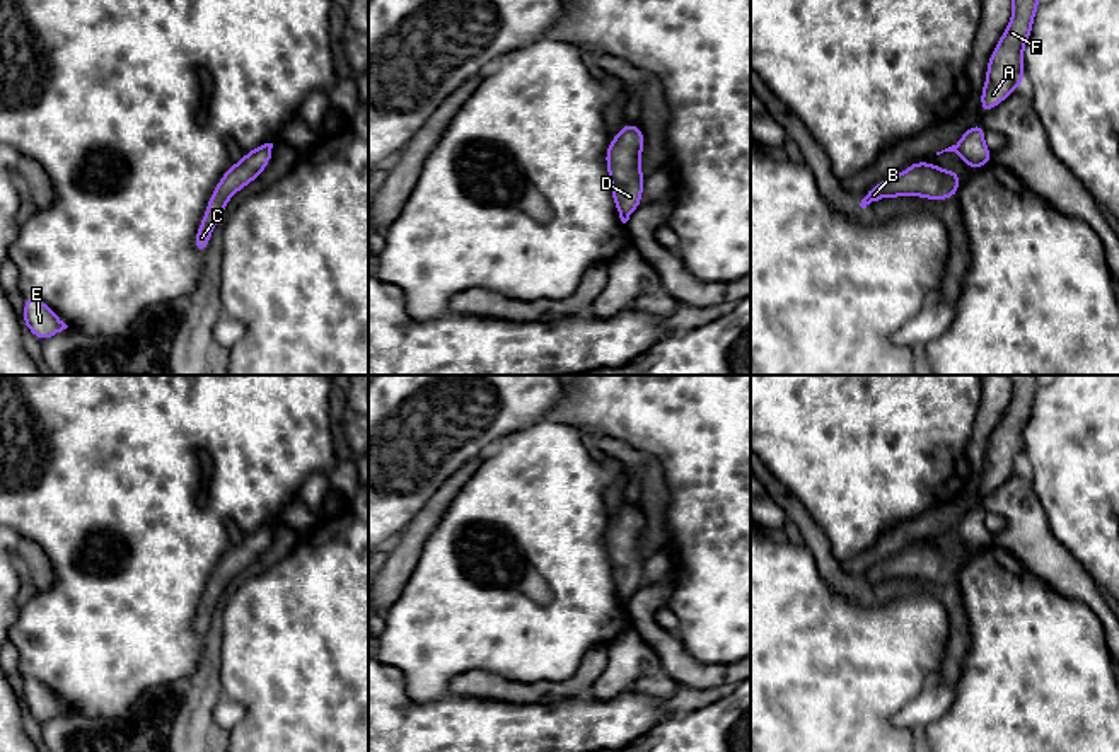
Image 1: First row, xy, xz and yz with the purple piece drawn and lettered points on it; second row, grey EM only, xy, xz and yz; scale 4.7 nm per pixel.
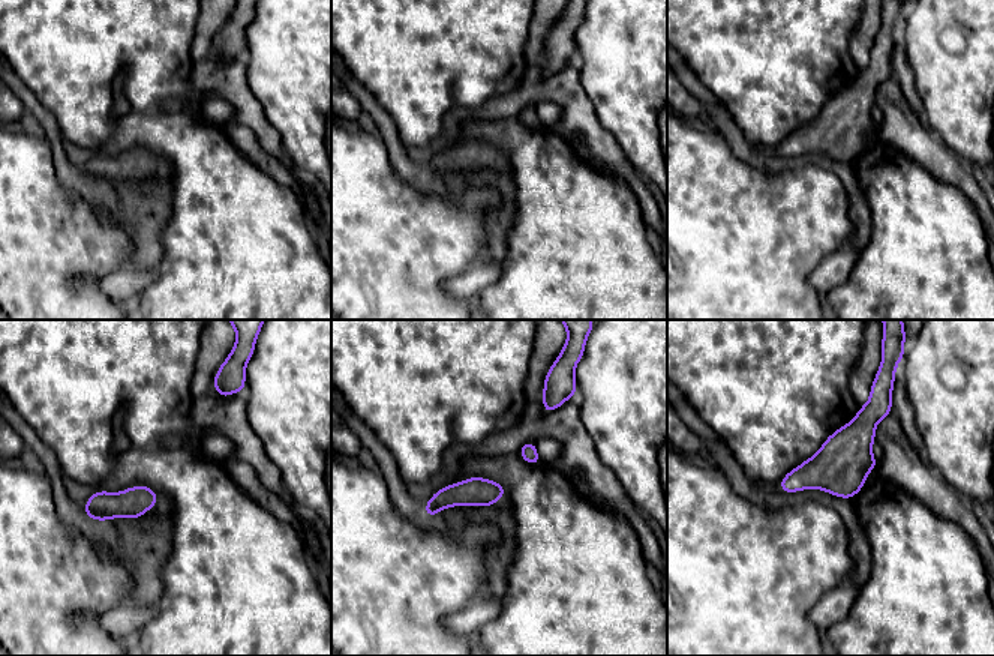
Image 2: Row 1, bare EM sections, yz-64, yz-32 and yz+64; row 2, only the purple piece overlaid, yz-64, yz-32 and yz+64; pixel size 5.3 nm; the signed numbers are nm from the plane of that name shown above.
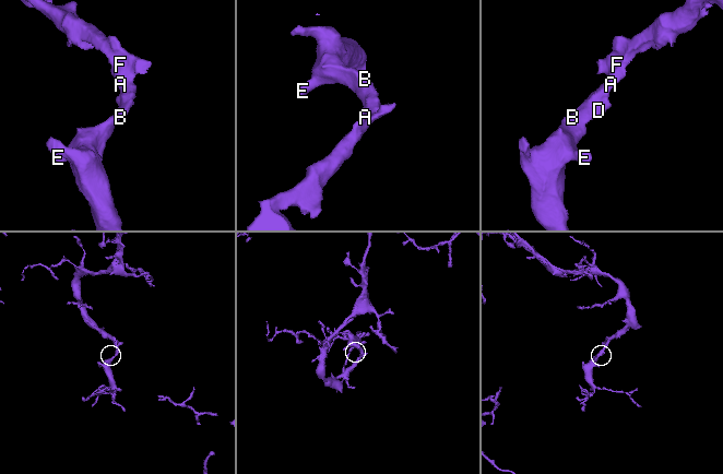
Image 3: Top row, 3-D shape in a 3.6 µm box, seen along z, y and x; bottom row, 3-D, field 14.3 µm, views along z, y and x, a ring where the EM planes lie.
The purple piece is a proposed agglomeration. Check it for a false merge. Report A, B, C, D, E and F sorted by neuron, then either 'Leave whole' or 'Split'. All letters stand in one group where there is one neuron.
Groups: A B C D E F. Leave whole

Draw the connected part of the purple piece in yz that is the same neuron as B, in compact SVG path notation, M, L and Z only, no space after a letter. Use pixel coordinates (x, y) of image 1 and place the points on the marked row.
M913 162L906 171L877 182L861 200L865 210L872 201L882 198L919 196L931 201L955 198L960 186L960 174L940 169L933 162Z

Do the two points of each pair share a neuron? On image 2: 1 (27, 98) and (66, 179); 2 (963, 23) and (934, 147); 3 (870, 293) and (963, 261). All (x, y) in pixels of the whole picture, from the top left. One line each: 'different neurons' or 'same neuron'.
1: same neuron
2: different neurons
3: same neuron

